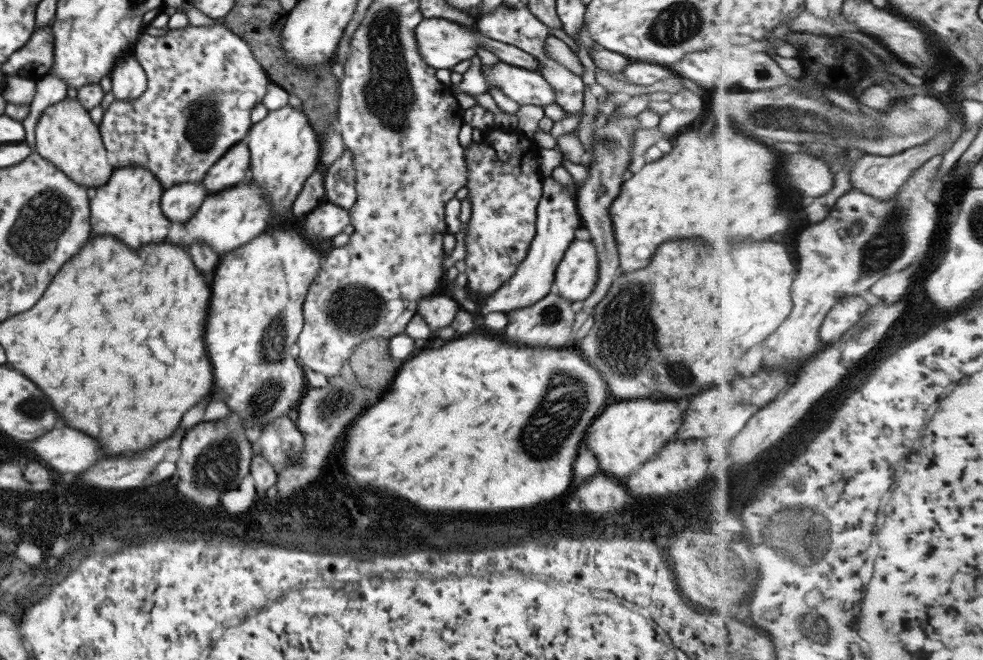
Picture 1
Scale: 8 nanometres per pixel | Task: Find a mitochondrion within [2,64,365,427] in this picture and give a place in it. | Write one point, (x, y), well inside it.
(48, 213)

